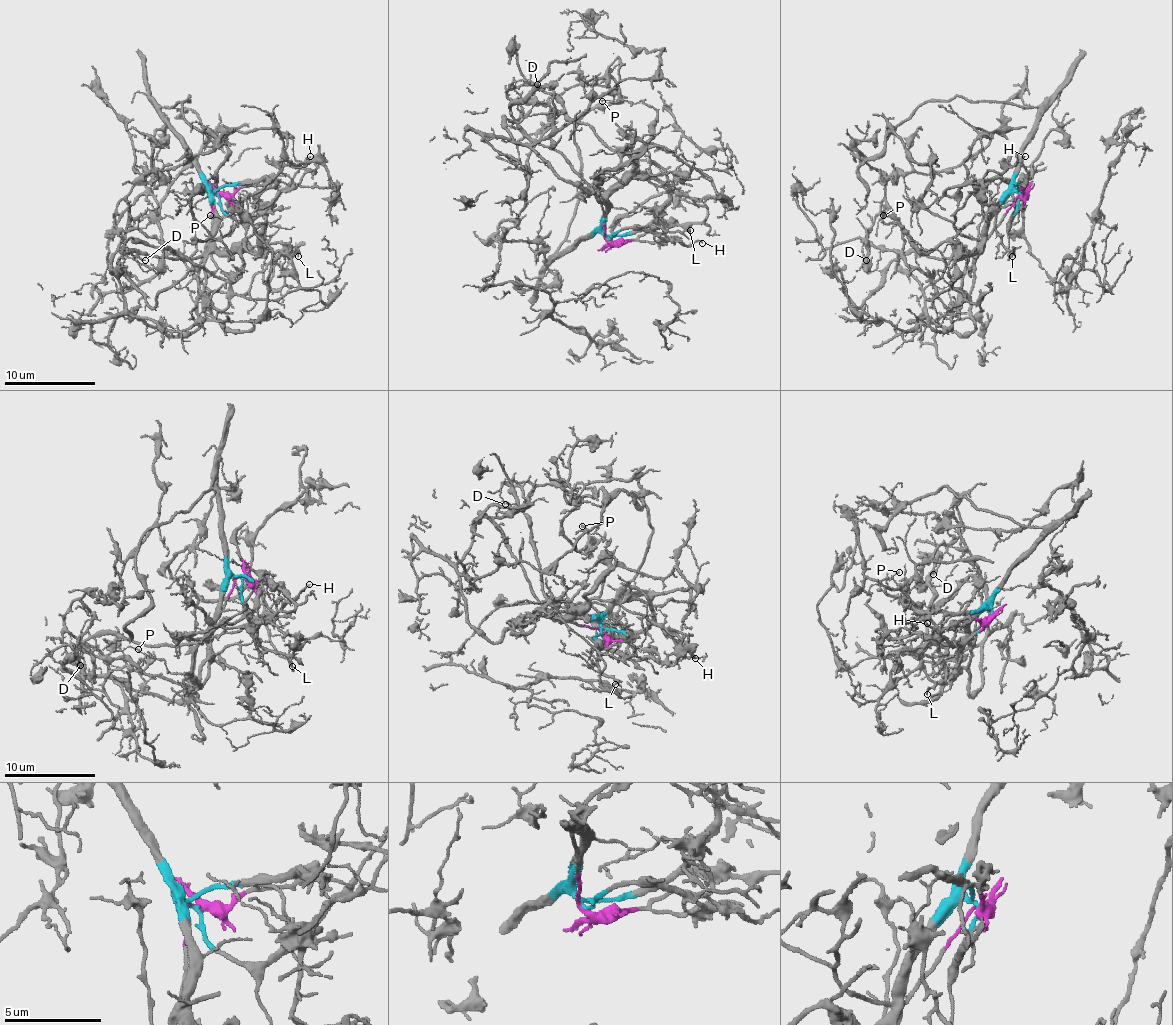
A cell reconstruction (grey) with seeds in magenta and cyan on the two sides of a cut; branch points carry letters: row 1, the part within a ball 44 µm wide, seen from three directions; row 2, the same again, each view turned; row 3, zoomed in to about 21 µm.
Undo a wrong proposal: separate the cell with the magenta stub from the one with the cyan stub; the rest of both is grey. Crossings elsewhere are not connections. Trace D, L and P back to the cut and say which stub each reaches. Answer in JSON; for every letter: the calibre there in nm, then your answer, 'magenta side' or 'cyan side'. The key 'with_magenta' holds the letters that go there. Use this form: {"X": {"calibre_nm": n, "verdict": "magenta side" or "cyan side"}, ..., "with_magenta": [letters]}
{"D": {"calibre_nm": 90, "verdict": "magenta side"}, "L": {"calibre_nm": 140, "verdict": "magenta side"}, "P": {"calibre_nm": 100, "verdict": "cyan side"}, "with_magenta": ["D", "L"]}

